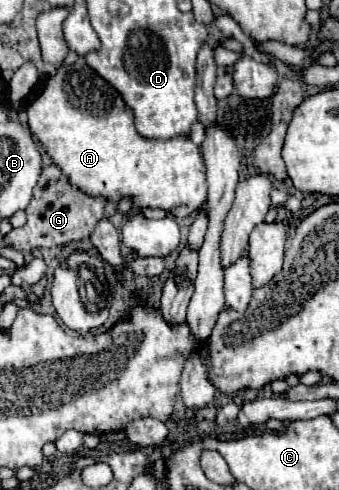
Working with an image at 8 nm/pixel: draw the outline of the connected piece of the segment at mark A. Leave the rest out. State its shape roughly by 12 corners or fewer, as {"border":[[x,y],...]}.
{"border":[[84,58],[28,106],[76,190],[180,218],[206,204],[200,148],[142,138]]}

